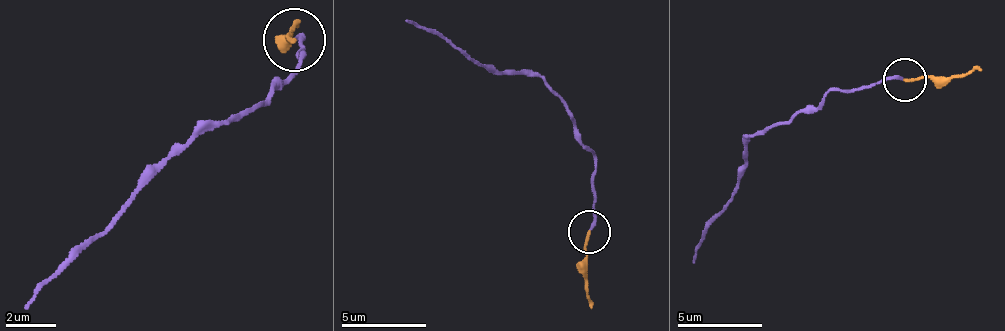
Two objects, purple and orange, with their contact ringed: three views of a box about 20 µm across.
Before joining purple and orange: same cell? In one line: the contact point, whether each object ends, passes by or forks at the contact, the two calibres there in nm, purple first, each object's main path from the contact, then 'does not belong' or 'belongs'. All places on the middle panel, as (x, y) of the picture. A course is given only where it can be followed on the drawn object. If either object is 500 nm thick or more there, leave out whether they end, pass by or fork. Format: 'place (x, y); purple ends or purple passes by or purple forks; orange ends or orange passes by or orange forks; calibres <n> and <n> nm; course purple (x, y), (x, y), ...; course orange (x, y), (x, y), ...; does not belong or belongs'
place (589, 232); purple ends; orange ends; calibres 180 and 170 nm; course purple (588, 231), (596, 158), (579, 141), (567, 103), (550, 86), (524, 73), (473, 64), (439, 34), (404, 22); course orange (588, 231), (584, 290), (592, 307); does not belong

